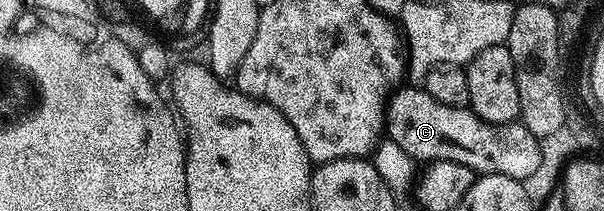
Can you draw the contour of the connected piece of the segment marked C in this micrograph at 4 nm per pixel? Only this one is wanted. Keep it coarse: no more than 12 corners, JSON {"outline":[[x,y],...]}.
{"outline":[[404,85],[386,135],[411,159],[524,180],[542,161],[520,121],[487,123]]}

